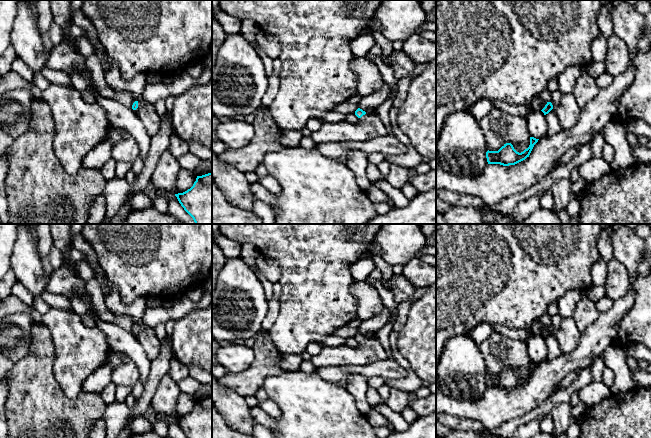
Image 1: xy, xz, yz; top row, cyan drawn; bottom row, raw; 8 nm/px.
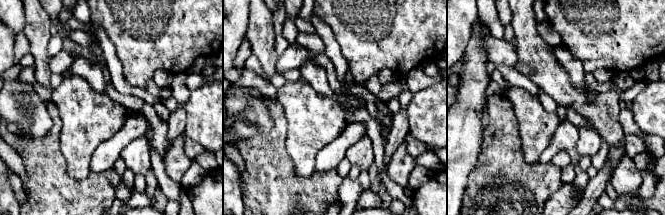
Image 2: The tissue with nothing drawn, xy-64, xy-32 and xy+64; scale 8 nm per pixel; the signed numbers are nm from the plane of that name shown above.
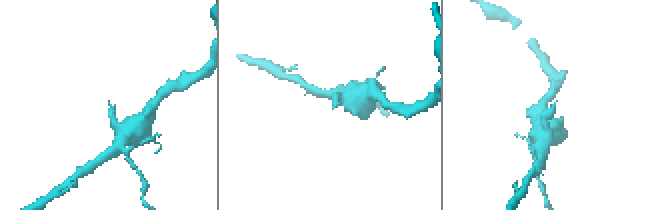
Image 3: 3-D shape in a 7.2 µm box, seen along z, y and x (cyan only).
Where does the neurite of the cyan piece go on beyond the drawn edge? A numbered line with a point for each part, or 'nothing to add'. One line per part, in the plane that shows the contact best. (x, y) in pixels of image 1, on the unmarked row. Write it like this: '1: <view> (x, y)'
nothing to add

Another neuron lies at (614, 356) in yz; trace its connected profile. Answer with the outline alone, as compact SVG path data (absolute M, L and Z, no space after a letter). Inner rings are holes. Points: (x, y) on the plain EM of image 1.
M614 343L602 352L604 365L613 371L615 377L610 387L612 394L626 393L636 387L632 378L633 371L628 366L626 357L625 348Z

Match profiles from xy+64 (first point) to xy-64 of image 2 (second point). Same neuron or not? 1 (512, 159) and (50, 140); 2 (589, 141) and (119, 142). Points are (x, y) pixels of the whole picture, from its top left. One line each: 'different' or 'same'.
1: same
2: different

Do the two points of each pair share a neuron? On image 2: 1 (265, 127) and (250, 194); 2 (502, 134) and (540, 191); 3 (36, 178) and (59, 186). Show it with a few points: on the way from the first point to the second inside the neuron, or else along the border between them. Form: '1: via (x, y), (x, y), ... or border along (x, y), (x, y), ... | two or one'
1: border along (267, 109), (273, 126), (267, 132), (257, 134) | two
2: via (502, 148), (502, 153), (526, 177) | one
3: via (42, 178), (53, 186) | one

